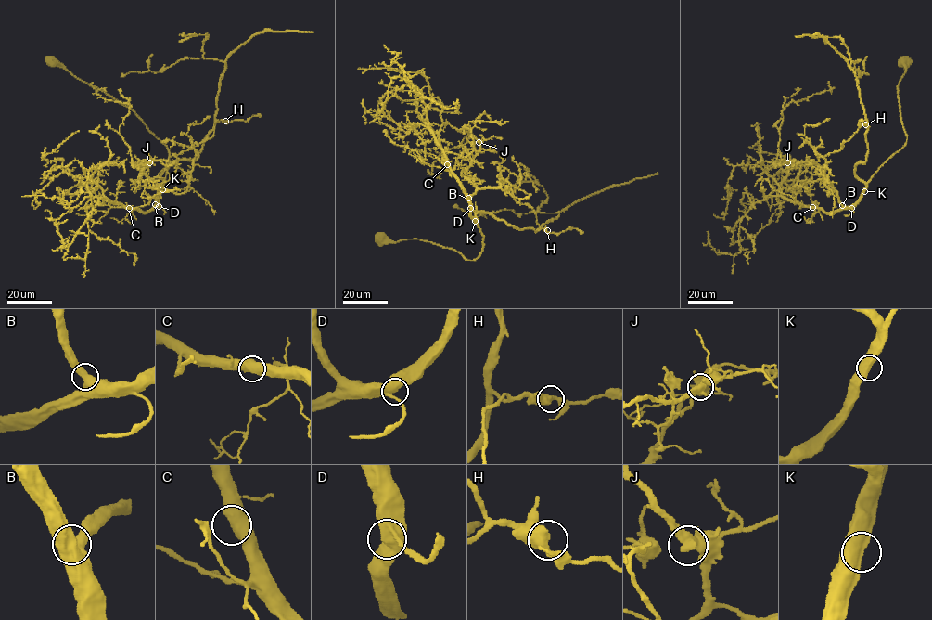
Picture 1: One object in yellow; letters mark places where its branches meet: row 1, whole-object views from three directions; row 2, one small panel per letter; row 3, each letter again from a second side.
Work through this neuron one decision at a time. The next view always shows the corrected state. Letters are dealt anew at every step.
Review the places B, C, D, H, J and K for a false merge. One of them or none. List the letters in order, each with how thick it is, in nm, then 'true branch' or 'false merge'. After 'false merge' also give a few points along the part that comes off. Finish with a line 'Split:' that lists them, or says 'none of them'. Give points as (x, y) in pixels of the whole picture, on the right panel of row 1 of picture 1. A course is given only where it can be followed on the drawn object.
B: 550 nm thick; true branch
C: 600 nm thick; true branch
D: 550 nm thick; true branch
H: 550 nm thick; true branch
J: 550 nm thick; true branch
K: 600 nm thick; true branch
Split: none of them

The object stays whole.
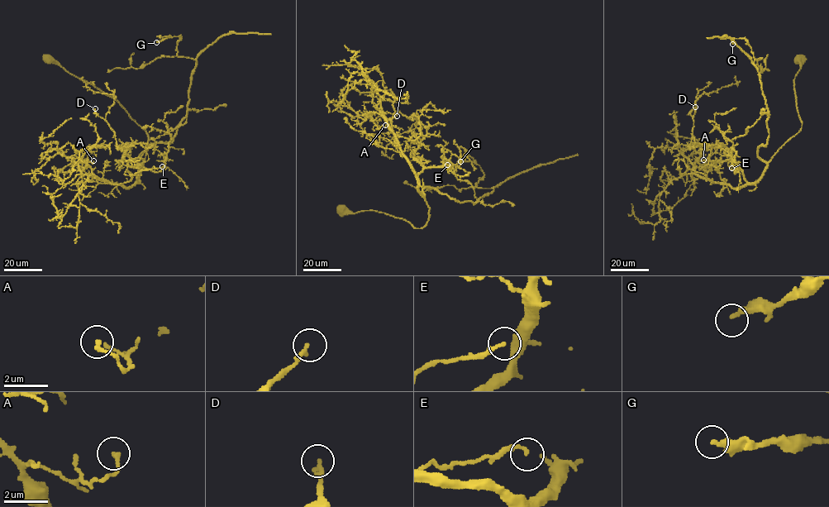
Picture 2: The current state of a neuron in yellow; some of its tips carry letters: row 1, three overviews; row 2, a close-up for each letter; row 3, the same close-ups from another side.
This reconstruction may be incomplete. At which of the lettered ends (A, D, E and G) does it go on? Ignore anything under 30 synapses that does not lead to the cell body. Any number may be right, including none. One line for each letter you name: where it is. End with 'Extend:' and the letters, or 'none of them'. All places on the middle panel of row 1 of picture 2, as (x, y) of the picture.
Extend: none of them

